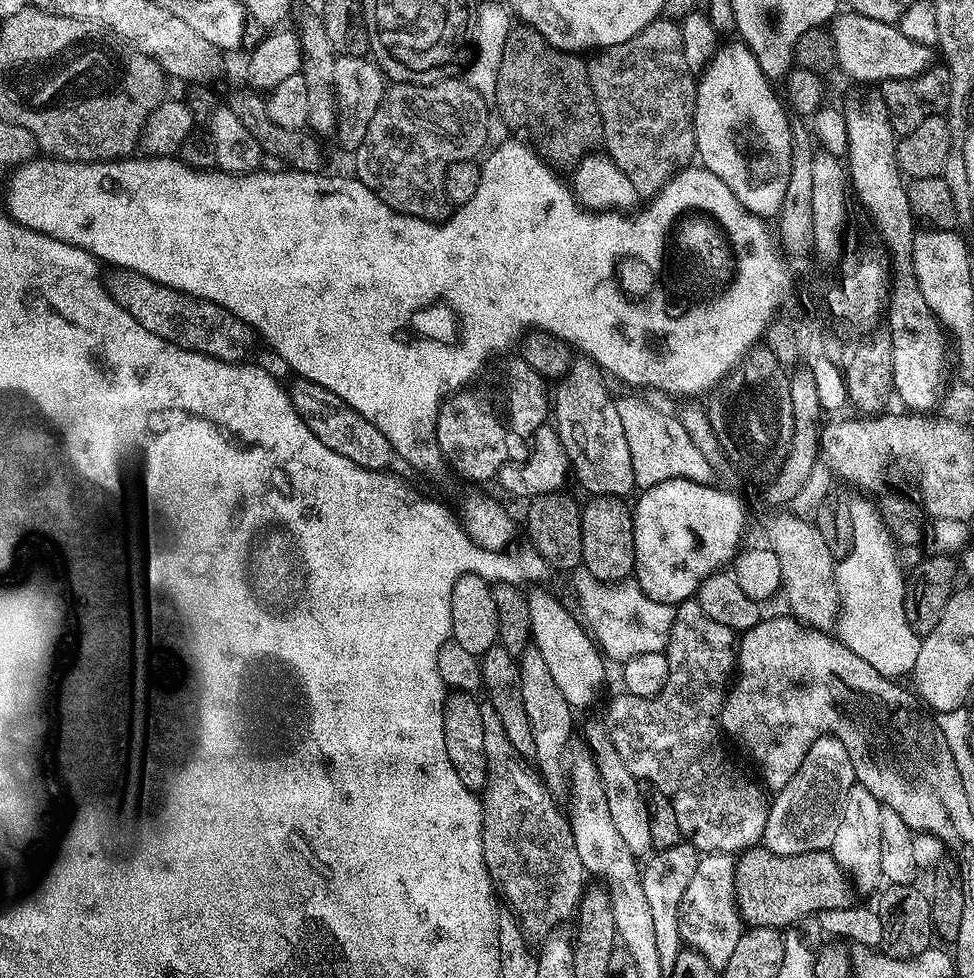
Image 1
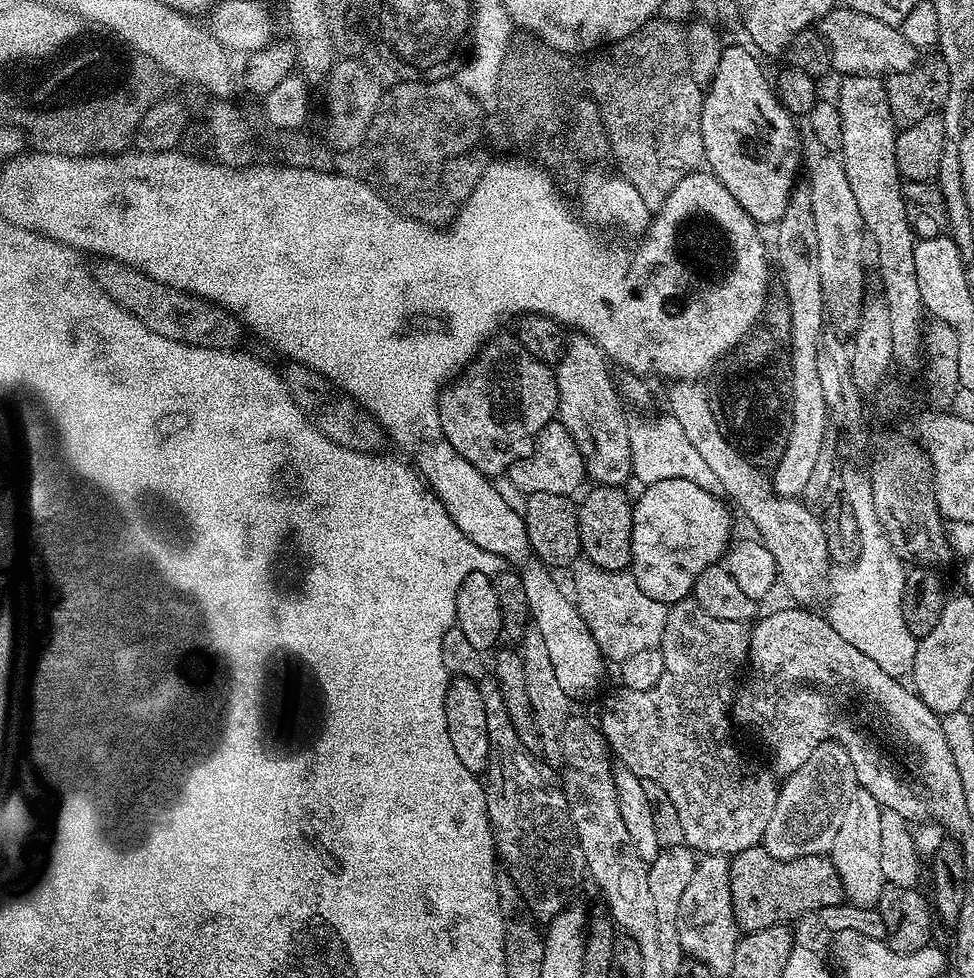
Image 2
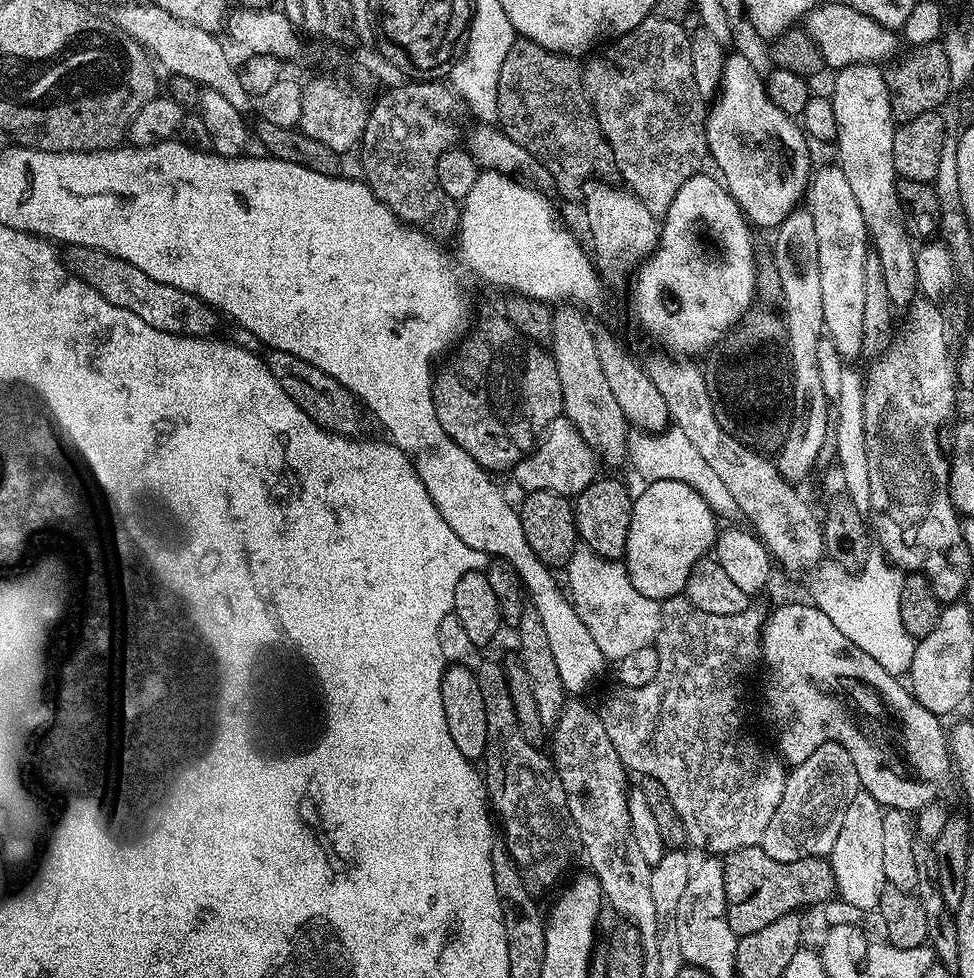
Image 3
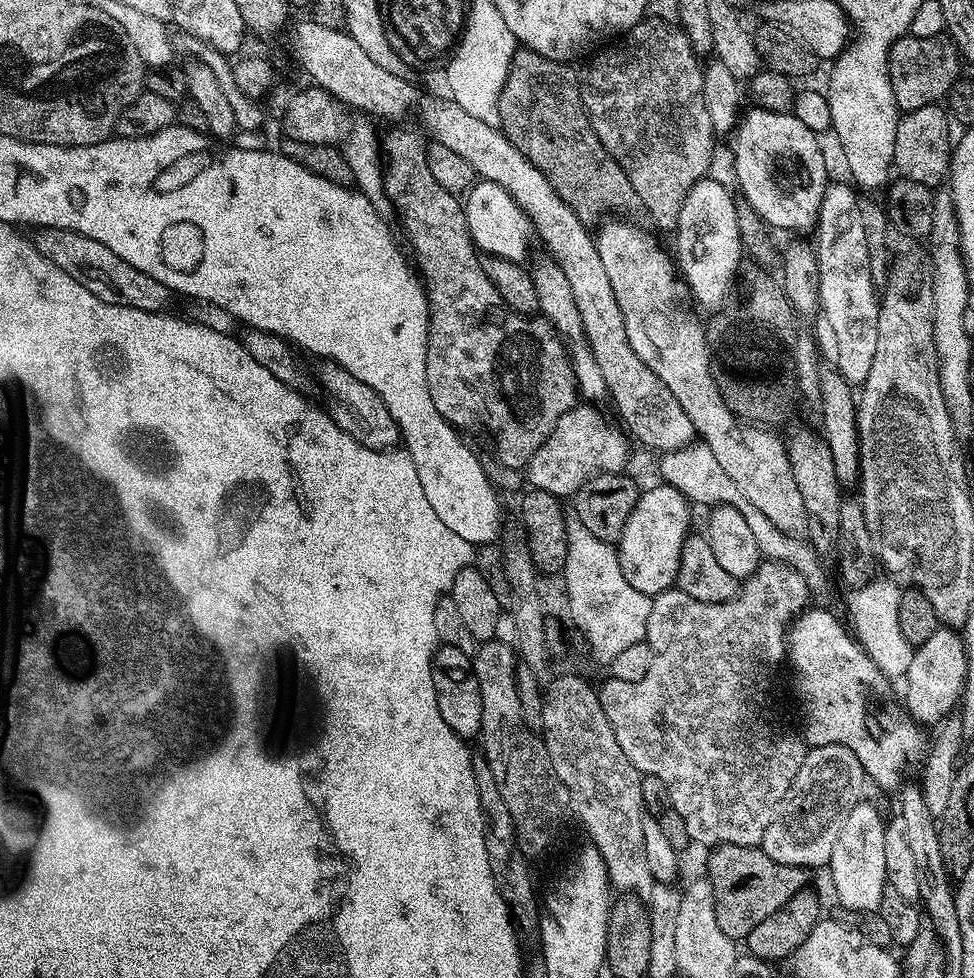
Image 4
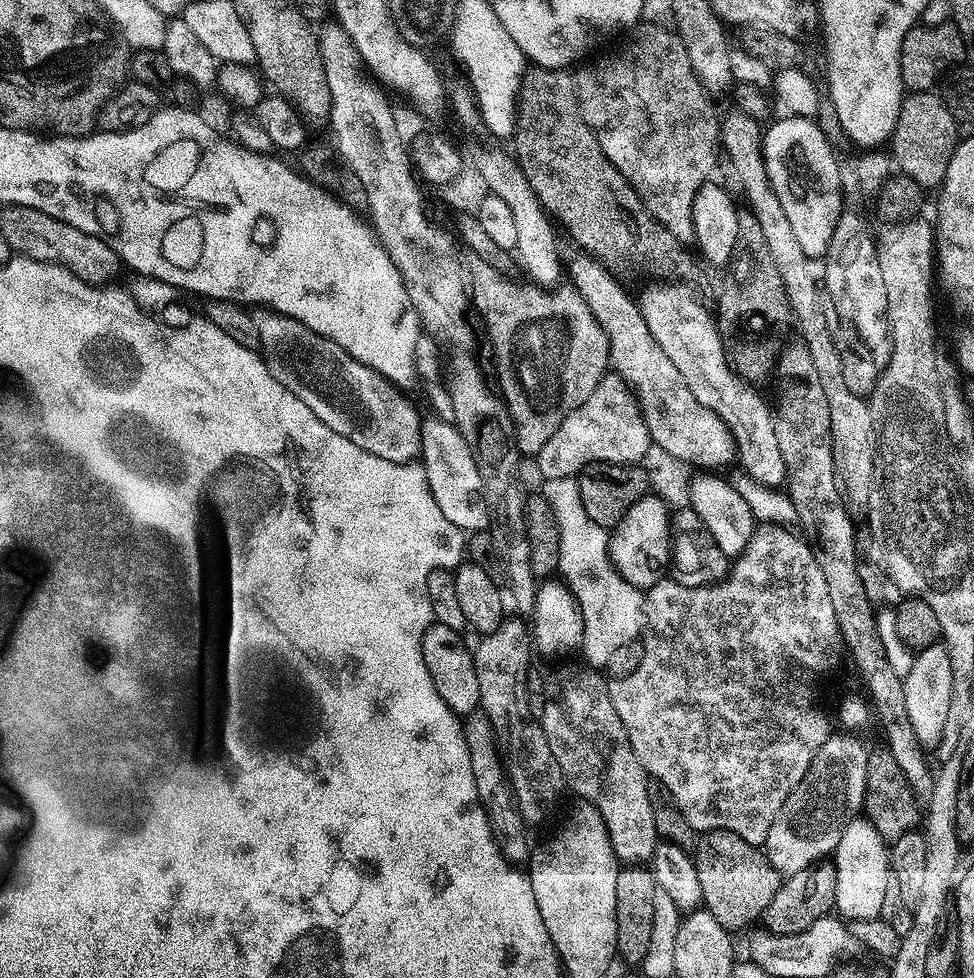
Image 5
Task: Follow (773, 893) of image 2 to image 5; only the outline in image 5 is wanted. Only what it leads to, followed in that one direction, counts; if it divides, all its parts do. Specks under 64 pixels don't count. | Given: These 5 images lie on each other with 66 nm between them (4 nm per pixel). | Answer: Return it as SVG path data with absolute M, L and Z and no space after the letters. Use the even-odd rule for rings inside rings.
M730 830L699 833L694 849L698 882L702 882L702 904L729 934L748 928L764 915L766 906L774 902L782 883L782 873L768 861L757 845L738 838Z

